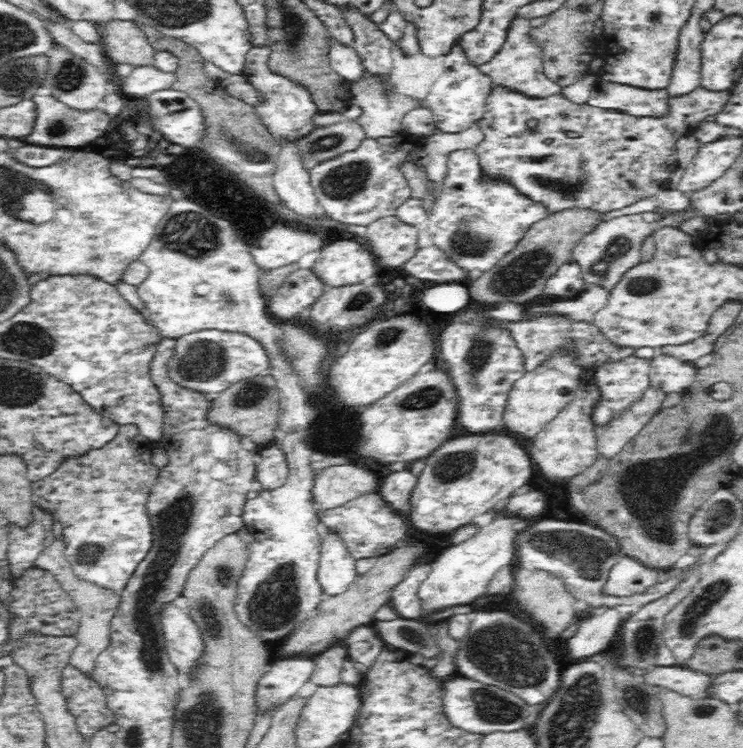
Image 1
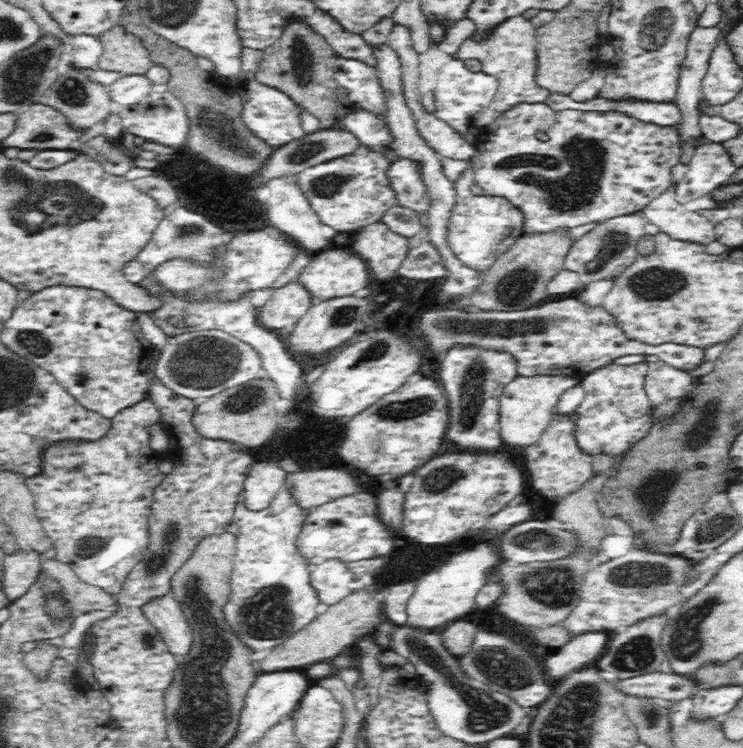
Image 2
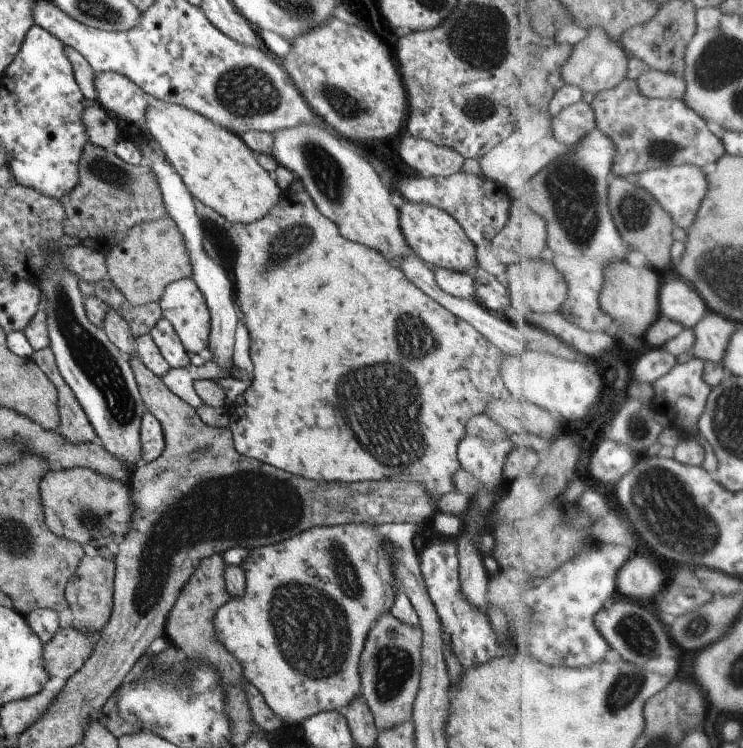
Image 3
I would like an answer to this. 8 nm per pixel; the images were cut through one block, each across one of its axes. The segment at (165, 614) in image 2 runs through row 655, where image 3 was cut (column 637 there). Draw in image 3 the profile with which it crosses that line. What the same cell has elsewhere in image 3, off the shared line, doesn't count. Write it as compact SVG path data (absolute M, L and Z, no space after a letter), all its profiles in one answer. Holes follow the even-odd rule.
M695 165L654 167L633 177L637 178L637 184L641 188L649 190L659 200L661 208L672 214L676 226L690 234L691 226L699 218L701 205L704 204L711 188L709 176L703 173L701 167Z

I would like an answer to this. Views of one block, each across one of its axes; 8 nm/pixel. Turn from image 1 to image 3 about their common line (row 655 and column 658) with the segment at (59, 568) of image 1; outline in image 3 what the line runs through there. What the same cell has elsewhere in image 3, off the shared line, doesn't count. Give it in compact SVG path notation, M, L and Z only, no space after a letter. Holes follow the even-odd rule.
M648 69L637 78L641 94L647 98L679 98L683 101L687 82L675 73L665 73Z

